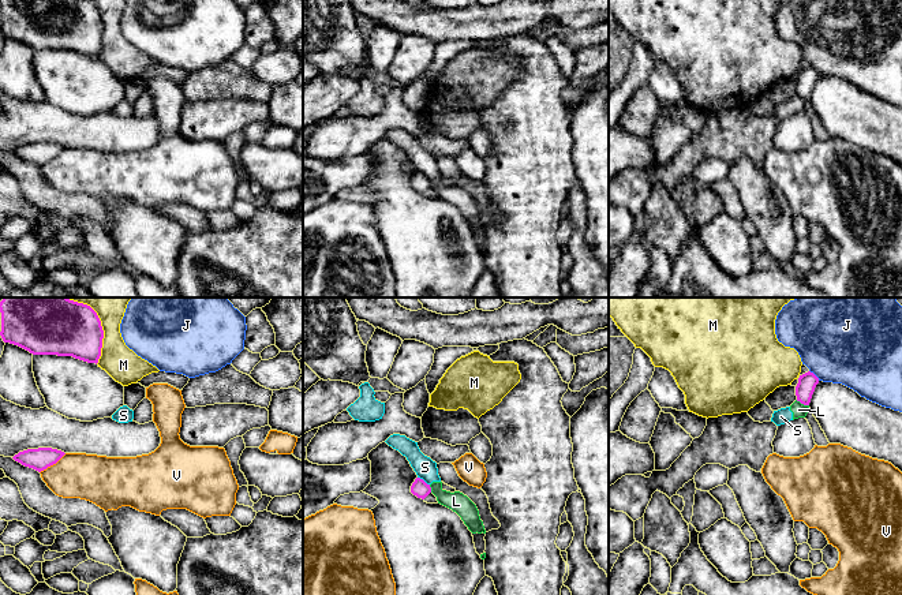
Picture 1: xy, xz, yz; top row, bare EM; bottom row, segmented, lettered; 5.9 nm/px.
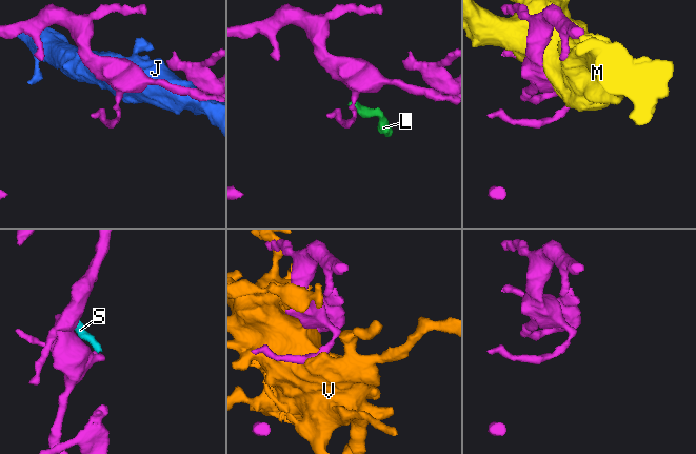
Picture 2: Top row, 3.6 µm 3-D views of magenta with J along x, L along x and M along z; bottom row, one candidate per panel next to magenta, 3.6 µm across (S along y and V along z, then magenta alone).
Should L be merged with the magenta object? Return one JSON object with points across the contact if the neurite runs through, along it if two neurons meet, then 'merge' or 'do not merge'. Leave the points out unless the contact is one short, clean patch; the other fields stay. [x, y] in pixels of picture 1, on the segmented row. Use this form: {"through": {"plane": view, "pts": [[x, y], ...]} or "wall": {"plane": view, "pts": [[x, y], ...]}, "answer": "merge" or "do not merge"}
{"wall": {"plane": "yz", "pts": [[796, 400], [808, 405]]}, "answer": "do not merge"}

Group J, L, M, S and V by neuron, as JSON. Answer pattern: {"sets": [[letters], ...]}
{"sets": [["J"], ["L", "S"], ["M"], ["V"]]}

